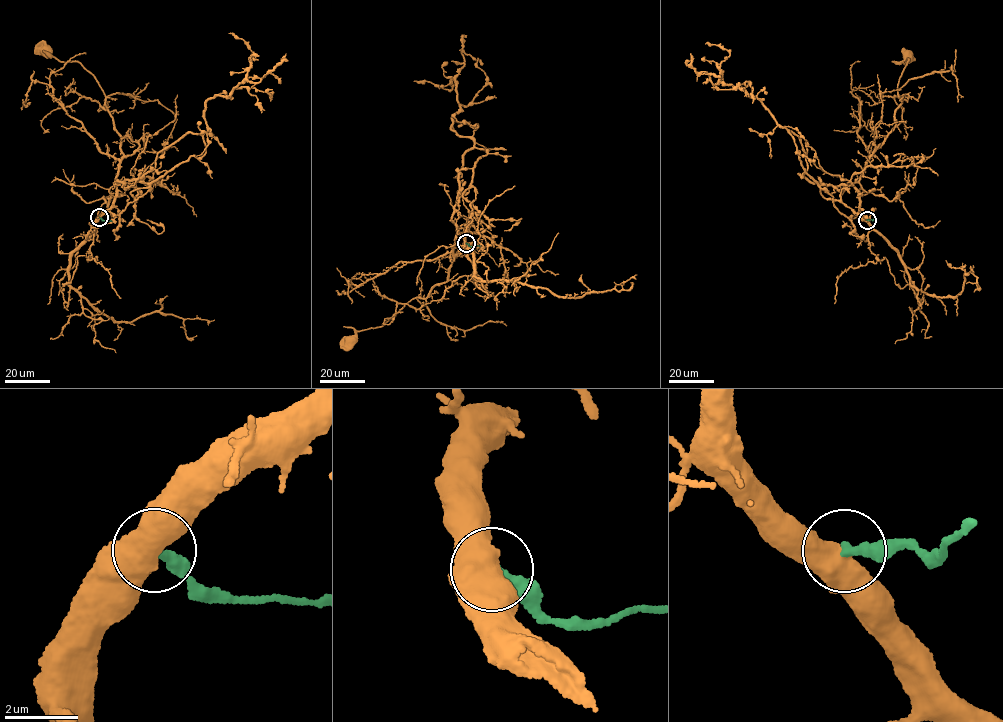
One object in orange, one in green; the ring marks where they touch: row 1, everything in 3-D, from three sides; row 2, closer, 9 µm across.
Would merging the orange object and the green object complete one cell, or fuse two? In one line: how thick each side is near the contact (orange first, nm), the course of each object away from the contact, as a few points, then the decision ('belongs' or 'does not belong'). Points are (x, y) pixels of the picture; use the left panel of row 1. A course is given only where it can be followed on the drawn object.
500/280 nm | orange via (99, 217), (115, 195), (123, 154), (121, 137), (93, 74), (78, 62), (53, 57), (46, 49) | green via (99, 217), (111, 221) | does not belong

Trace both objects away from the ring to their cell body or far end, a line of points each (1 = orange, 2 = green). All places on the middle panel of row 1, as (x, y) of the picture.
1: (466, 243), (466, 233), (457, 231), (445, 281), (425, 298), (405, 304), (384, 324), (357, 331), (349, 340)
2: (466, 243), (479, 245)

